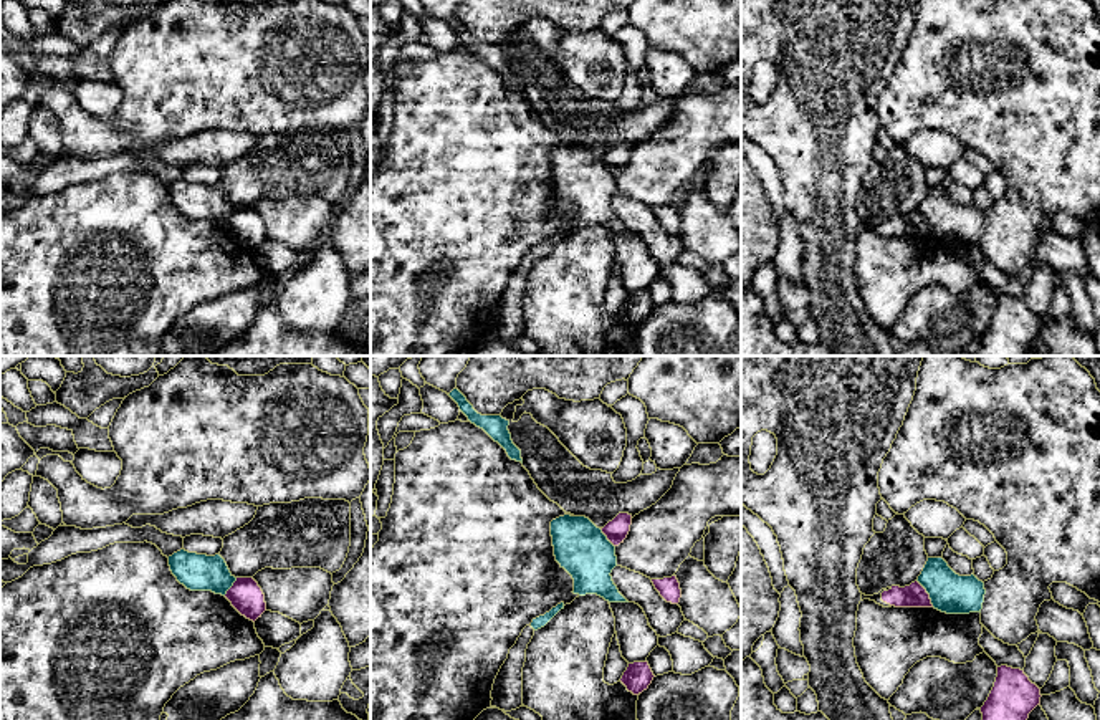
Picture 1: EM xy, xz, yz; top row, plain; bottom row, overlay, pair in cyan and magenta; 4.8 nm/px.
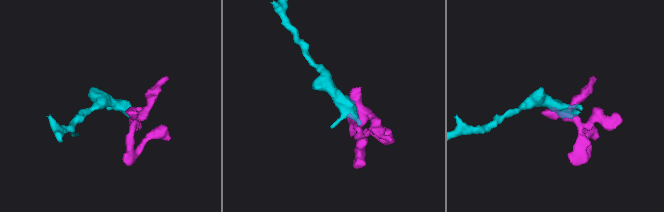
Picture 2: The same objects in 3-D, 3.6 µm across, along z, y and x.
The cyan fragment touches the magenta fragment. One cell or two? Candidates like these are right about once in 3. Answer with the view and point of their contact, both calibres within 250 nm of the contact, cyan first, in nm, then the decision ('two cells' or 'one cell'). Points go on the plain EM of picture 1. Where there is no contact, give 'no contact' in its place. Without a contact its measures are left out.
meets cyan in yz at (927, 220); 200 nm thick on the cyan side, 110 nm on the other; two cells

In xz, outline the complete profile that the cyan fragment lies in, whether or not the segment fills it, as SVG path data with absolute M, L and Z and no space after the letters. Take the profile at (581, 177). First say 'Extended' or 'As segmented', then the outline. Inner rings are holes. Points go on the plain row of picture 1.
As segmented. M564 144L551 151L556 190L574 209L574 223L597 223L609 232L629 232L612 210L615 175L586 146Z

